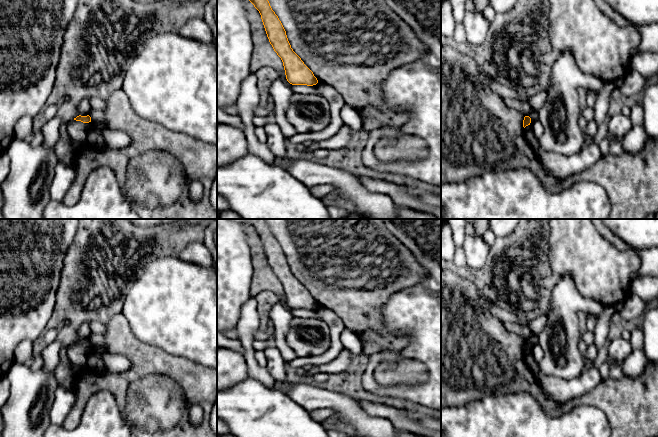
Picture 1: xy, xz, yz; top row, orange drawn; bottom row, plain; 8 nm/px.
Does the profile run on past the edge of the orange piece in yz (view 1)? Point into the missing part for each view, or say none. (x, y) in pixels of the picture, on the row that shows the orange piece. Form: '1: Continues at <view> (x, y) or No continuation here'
1: No continuation here

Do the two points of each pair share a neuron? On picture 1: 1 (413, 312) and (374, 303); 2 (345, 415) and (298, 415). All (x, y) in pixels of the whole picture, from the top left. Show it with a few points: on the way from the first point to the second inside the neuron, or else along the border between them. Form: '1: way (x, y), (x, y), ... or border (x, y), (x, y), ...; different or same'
1: border (401, 290), (381, 307), (386, 328); different
2: border (290, 398), (309, 412); different

